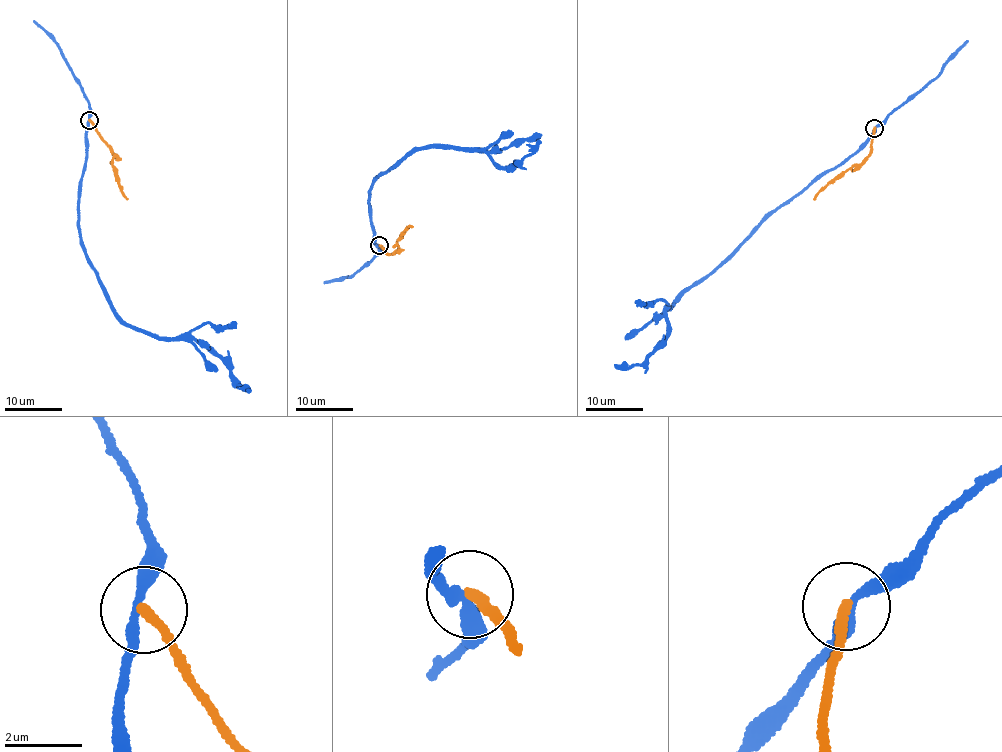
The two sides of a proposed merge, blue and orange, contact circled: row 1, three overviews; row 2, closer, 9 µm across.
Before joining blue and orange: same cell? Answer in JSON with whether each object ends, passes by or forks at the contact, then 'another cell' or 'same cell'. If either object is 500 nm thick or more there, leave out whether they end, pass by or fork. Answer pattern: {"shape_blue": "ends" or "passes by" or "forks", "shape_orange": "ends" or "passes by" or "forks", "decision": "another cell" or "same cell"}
{"shape_blue": "passes by", "shape_orange": "ends", "decision": "another cell"}

